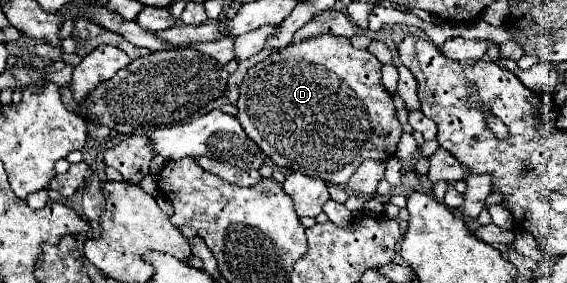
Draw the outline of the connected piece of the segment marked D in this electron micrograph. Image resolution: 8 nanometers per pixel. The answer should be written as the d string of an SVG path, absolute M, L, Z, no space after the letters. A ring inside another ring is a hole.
M323 35L289 45L247 71L237 101L237 119L277 167L319 177L325 183L345 185L363 161L387 161L393 157L403 135L401 123L395 117L393 97L381 83L381 67L383 63L375 55L355 49L347 37Z

